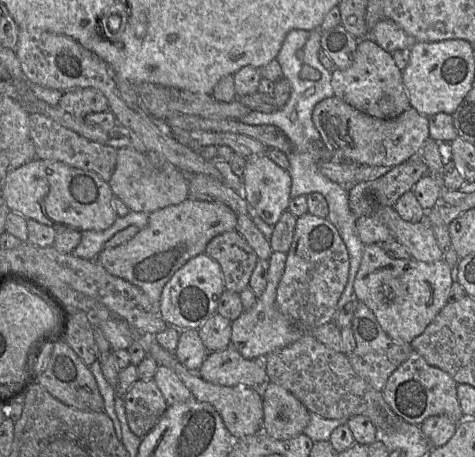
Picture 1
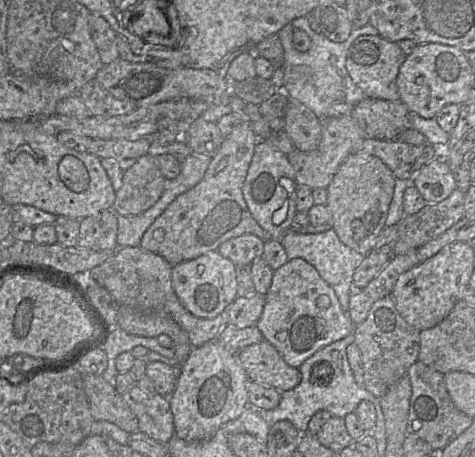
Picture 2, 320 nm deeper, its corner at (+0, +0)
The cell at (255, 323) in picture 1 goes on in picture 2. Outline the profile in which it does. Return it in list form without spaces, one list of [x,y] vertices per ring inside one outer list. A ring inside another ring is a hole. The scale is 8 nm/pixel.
[[[302,258],[289,259],[274,270],[271,285],[264,296],[264,308],[255,325],[263,339],[271,343],[291,367],[299,368],[319,349],[354,331],[349,310],[342,310],[333,288],[321,278],[314,266]]]

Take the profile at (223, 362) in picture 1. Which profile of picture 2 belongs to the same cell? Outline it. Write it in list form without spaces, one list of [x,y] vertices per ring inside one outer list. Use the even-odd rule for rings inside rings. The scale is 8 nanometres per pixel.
[[[266,340],[245,347],[237,357],[248,378],[255,383],[284,392],[301,382],[299,369],[289,366]]]

